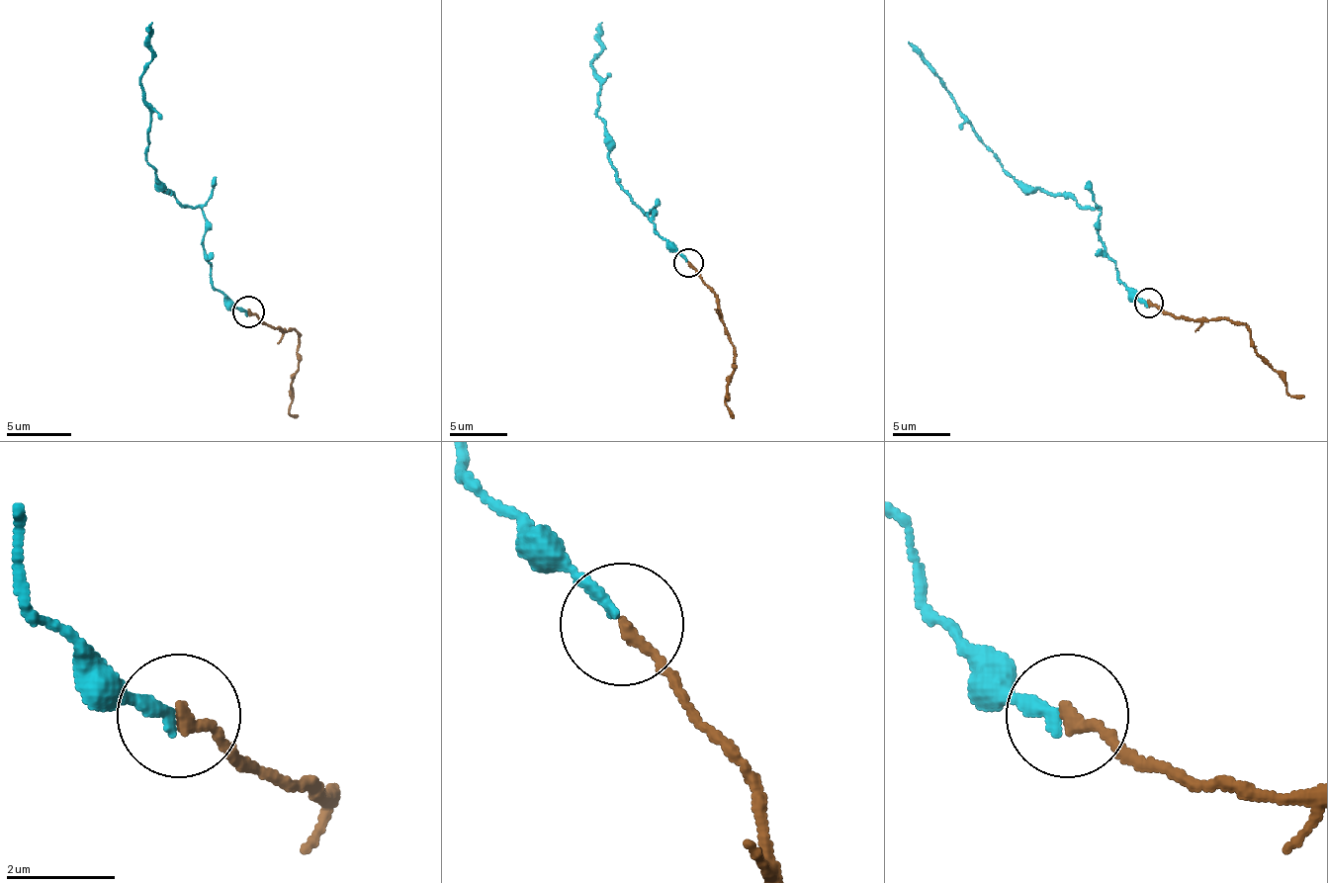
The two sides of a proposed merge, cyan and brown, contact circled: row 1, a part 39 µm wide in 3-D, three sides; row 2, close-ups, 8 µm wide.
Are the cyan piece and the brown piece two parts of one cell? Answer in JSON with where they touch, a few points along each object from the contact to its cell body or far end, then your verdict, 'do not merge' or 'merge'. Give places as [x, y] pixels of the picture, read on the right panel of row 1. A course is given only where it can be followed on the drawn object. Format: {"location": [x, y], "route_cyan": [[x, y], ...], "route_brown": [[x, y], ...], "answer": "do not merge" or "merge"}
{"location": [1149, 303], "route_cyan": [[1148, 304], [1119, 277], [1105, 251], [1096, 208], [1023, 188], [936, 71], [908, 43]], "route_brown": [[1148, 304], [1183, 317], [1244, 323], [1255, 353], [1287, 391], [1304, 397]], "answer": "merge"}

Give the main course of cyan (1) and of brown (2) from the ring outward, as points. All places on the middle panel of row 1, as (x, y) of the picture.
1: (687, 262), (618, 184), (598, 117), (600, 79), (592, 65), (600, 50), (600, 22)
2: (687, 262), (717, 297), (734, 358), (726, 401), (734, 418)

